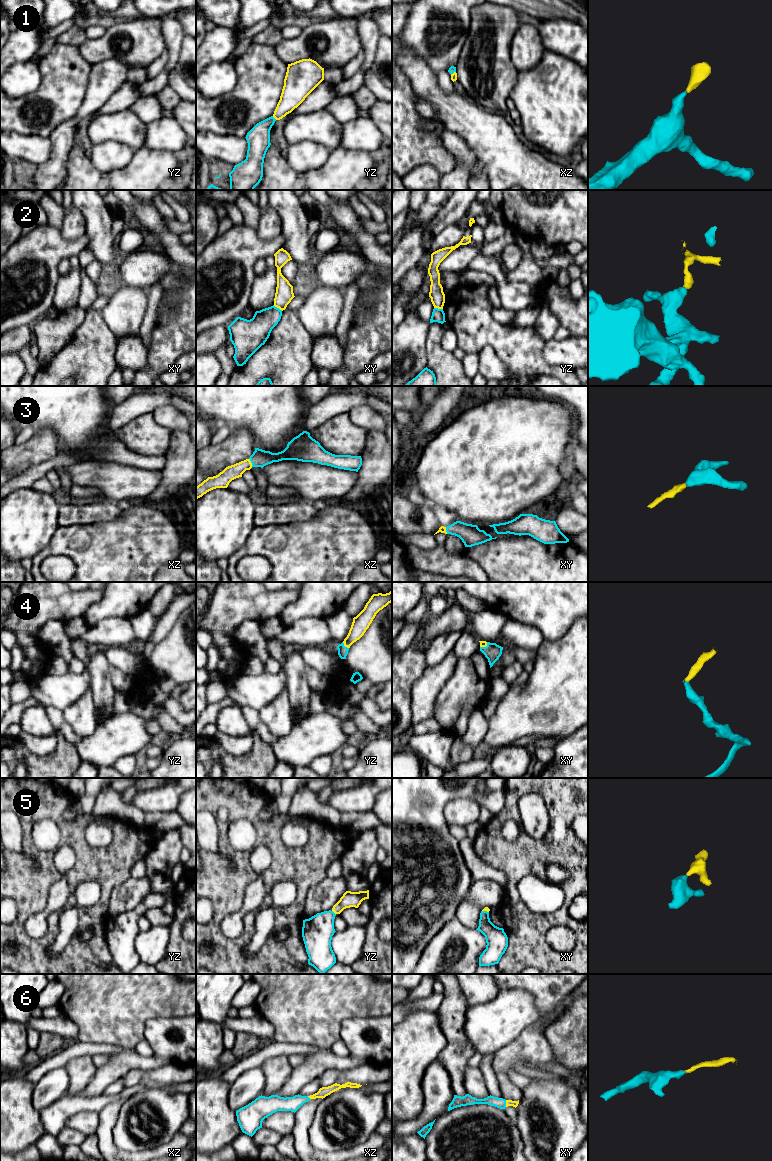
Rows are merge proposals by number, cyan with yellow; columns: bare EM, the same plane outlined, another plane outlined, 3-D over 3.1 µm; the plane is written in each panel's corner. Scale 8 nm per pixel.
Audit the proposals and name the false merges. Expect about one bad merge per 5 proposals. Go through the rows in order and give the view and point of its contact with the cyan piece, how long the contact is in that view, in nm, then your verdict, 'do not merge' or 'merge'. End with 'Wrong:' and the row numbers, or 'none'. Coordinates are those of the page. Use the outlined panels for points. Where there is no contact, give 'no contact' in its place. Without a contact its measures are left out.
1: meets cyan in yz at (273, 117); contact 50 nm long; merge
2: meets cyan in xy at (278, 308); contact 90 nm long; do not merge
3: meets cyan in xz at (251, 462); contact 80 nm long; merge
4: meets cyan in yz at (344, 646); contact 80 nm long; merge
5: meets cyan in yz at (333, 912); contact 50 nm long; merge
6: meets cyan in xy at (505, 1103); contact 60 nm long; merge
Wrong: 2

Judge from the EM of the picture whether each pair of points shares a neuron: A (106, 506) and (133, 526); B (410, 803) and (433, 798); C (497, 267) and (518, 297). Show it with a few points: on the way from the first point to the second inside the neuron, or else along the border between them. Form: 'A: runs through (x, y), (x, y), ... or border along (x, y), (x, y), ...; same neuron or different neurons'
A: border along (123, 510), (117, 518), (102, 520), (98, 523); different neurons
B: runs through (416, 798), (427, 798); same neuron
C: runs through (500, 274), (501, 280), (511, 290); same neuron

